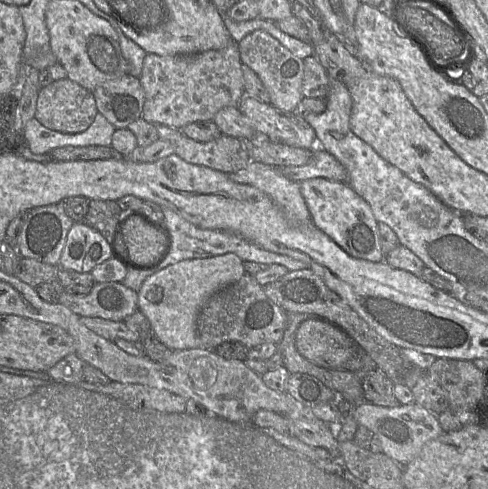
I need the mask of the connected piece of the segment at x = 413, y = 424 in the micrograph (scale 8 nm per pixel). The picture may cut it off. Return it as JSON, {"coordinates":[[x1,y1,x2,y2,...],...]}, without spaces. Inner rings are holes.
{"coordinates":[[363,401,354,406,351,415,359,426,372,431,373,439,369,450,383,452,401,464,412,461,427,442,444,433,437,415,414,402,396,407,383,407]]}

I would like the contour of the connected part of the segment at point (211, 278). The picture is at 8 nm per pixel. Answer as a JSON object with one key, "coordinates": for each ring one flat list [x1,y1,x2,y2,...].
{"coordinates":[[234,253,205,259,182,260,165,267,144,280,138,291,138,309,149,320,153,335,171,350,199,348,197,321,203,306,215,293,237,282,245,273,243,261]]}

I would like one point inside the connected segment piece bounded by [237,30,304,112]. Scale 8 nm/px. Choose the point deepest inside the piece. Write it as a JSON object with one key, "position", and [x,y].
{"position":[281,73]}

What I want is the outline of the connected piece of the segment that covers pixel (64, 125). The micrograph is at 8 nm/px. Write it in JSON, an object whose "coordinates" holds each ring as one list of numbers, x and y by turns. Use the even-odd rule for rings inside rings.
{"coordinates":[[68,78,39,88,35,118,47,129,64,134,79,134,91,126,97,114,98,109,92,92]]}

